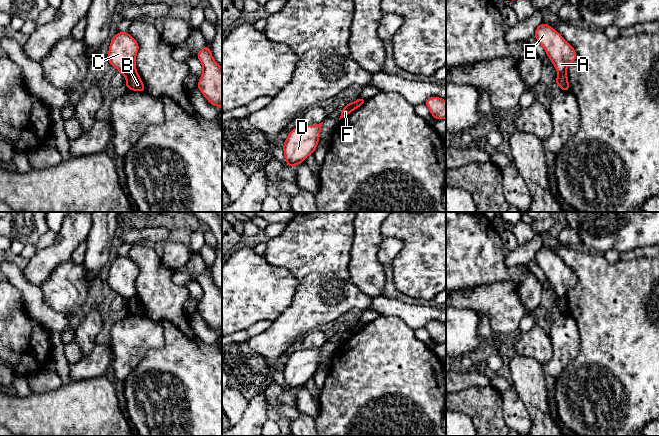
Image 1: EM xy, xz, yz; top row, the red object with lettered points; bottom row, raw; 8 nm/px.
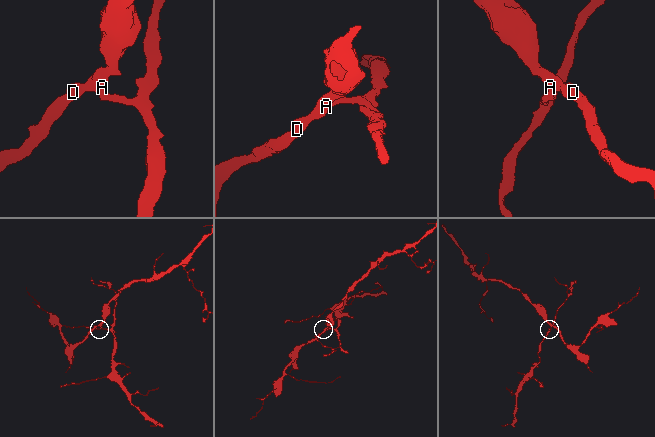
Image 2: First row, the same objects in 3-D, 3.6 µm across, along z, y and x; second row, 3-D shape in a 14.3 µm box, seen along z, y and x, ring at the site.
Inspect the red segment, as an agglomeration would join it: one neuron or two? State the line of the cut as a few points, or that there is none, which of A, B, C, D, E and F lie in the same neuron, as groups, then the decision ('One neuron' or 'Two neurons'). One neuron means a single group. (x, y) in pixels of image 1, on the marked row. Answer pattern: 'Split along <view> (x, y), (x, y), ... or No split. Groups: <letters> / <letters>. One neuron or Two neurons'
Split along xy (135, 71), (125, 76). Groups: A C D E F / B. Two neurons

